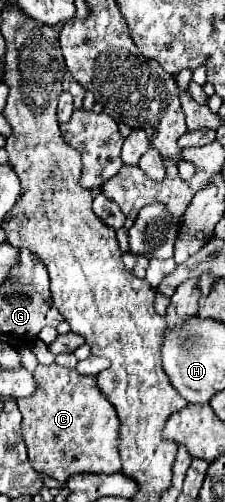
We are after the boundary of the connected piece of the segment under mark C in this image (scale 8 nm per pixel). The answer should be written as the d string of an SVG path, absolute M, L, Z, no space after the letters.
M52 363L38 365L34 379L34 393L28 399L18 401L22 413L22 433L32 467L60 483L76 473L112 474L120 471L120 421L114 405L98 389L96 377L84 377L76 369Z

